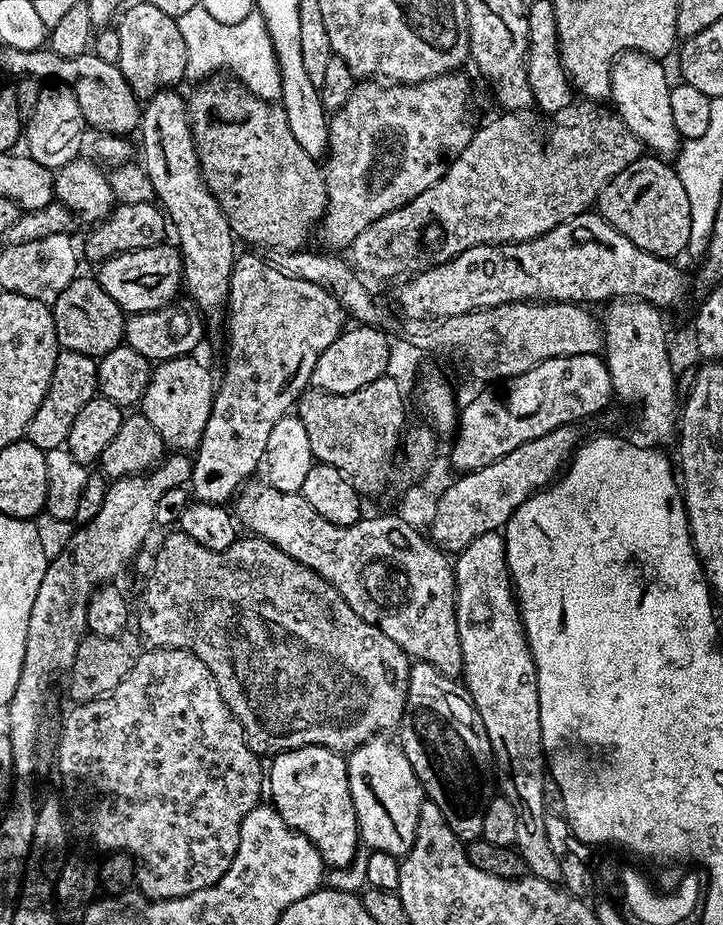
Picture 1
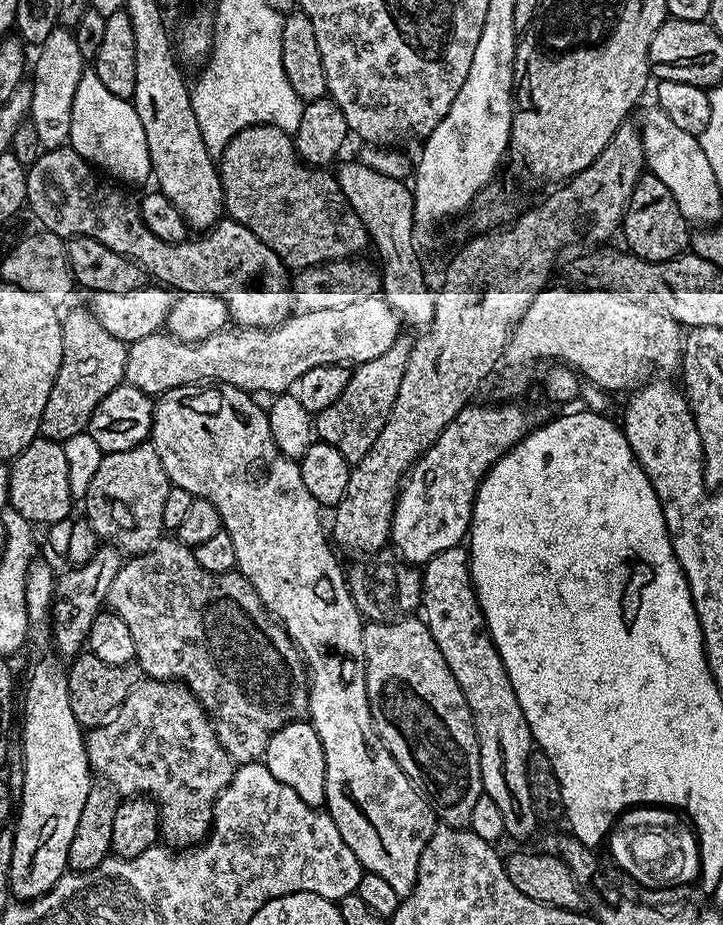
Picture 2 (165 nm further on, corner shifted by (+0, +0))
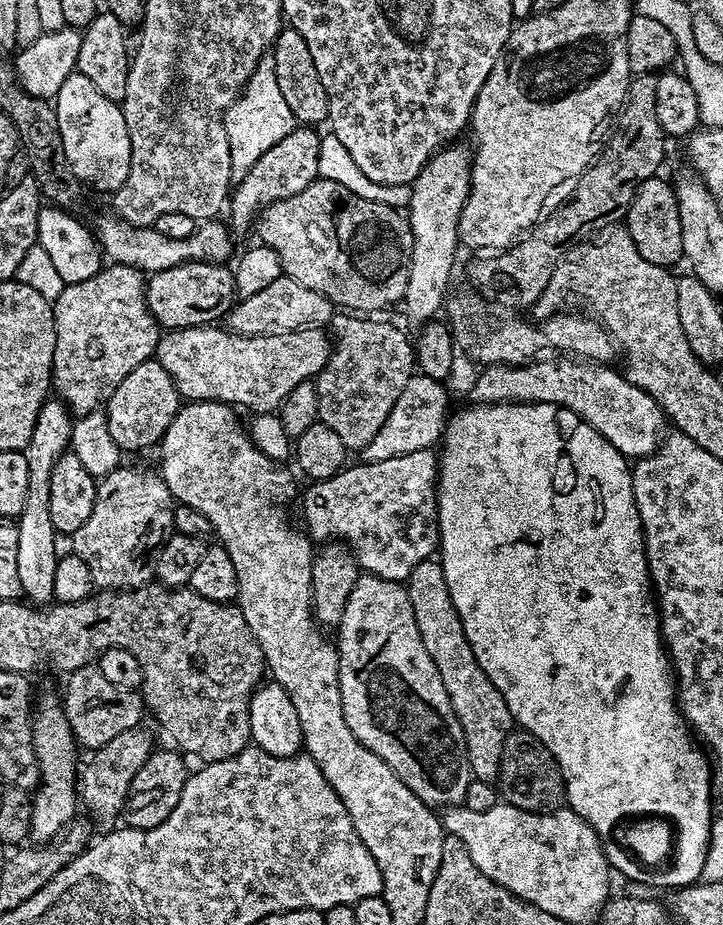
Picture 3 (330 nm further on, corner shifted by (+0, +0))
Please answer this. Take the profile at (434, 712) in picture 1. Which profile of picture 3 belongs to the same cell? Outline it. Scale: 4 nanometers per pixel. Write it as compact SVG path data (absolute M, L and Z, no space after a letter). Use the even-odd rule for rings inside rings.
M361 574L354 590L350 590L350 602L346 602L346 610L342 610L338 631L340 633L334 636L334 643L338 654L338 686L342 690L342 714L346 714L346 726L350 726L350 730L354 730L354 738L358 738L358 742L362 742L362 746L366 746L366 750L378 754L378 758L382 758L382 762L386 762L386 766L390 766L390 770L394 770L394 774L398 778L402 778L402 782L406 782L406 786L410 790L414 790L414 794L423 804L429 806L440 804L439 806L444 808L463 805L466 790L474 779L470 758L466 754L466 738L462 734L462 726L454 714L454 706L450 706L450 694L446 694L442 674L438 674L438 666L434 666L434 658L430 658L426 645L422 642L422 634L418 634L418 622L414 622L414 606L410 606L410 594L407 587L398 580Z

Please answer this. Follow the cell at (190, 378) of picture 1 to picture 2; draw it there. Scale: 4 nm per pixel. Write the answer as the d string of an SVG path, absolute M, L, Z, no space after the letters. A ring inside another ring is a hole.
M215 382L187 384L186 386L178 386L174 390L166 390L155 401L152 409L150 443L154 446L154 450L158 450L158 458L162 458L162 470L166 470L168 483L171 487L186 490L194 498L209 500L216 507L223 531L228 532L234 542L236 568L248 579L250 586L254 586L258 598L262 598L268 613L274 617L277 624L281 624L287 630L292 643L296 645L297 650L303 656L308 673L308 716L313 730L322 742L322 754L326 754L326 794L324 795L326 811L331 816L334 826L338 826L338 834L342 834L342 842L346 842L346 846L350 846L350 850L354 850L354 858L358 858L361 869L364 872L378 874L378 878L382 878L393 888L394 894L403 898L410 894L410 890L414 890L418 878L418 862L422 858L422 850L426 850L426 842L430 842L433 832L438 827L438 817L432 811L429 801L422 795L421 789L417 787L412 777L405 774L402 766L398 766L398 762L394 762L390 750L386 750L382 738L376 732L376 727L372 721L372 711L368 701L368 683L366 682L368 663L364 649L365 617L361 616L358 606L354 602L349 581L346 579L346 572L340 569L340 564L336 561L335 554L337 555L337 553L326 535L325 525L324 528L320 525L322 506L312 497L310 490L306 490L306 482L302 482L299 463L295 459L287 457L275 445L275 440L271 436L267 411L263 407L260 409L252 400L255 400L253 393L243 392L240 388L235 388L229 384L217 384Z

